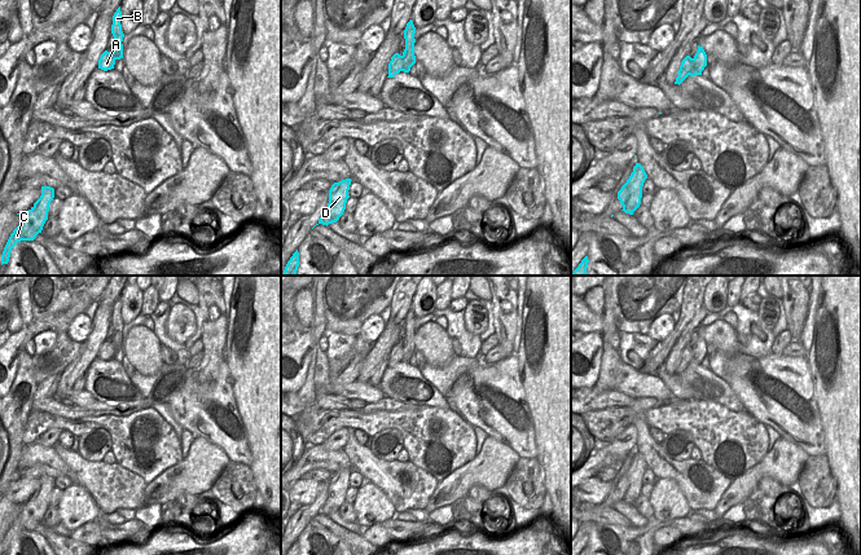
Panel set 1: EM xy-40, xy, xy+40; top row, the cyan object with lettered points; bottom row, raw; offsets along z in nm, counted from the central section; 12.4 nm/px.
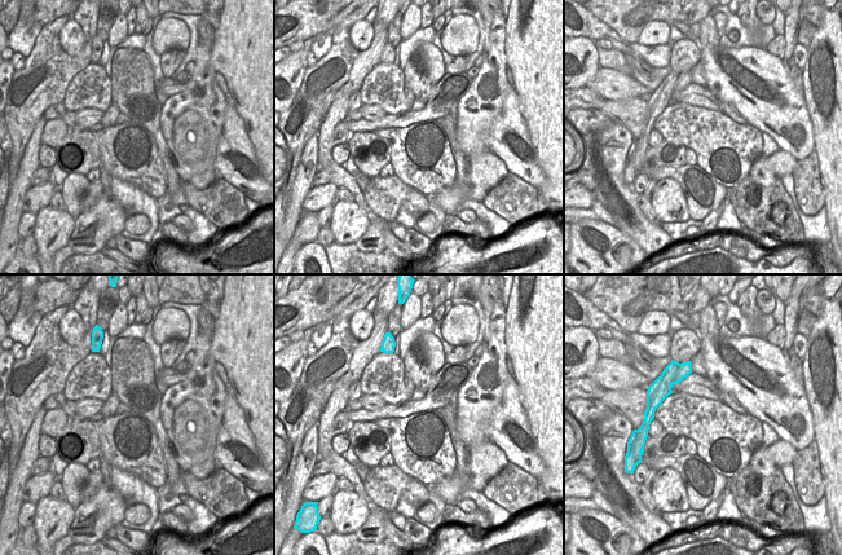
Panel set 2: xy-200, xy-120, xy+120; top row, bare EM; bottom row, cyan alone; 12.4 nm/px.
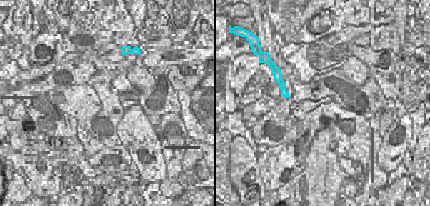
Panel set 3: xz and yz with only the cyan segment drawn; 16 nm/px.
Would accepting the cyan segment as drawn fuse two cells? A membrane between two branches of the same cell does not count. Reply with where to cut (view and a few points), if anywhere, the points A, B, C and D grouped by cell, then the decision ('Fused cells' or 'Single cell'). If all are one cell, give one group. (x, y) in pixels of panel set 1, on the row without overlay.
Split along xy+40 (694, 348), (692, 360), (682, 365). Groups: A / B C D. Fused cells

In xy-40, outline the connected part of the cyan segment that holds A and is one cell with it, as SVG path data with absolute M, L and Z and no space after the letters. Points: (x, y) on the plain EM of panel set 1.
M105 340L98 349L98 358L107 361L114 358L115 347L113 343Z

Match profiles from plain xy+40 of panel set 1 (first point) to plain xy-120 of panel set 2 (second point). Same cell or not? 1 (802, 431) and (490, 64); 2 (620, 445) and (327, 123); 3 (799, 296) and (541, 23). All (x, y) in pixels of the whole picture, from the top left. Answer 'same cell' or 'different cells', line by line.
1: same cell
2: different cells
3: different cells

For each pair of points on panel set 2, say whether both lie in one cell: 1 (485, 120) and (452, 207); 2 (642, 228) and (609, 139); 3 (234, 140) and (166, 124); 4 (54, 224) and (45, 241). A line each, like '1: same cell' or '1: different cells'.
1: different cells
2: same cell
3: same cell
4: same cell

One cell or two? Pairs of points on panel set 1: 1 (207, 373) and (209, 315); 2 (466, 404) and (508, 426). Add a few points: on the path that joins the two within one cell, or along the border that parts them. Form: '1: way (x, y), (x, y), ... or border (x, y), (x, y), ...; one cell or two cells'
1: way (212, 359), (212, 329); one cell
2: way (475, 415), (484, 426), (493, 431), (496, 430); one cell

